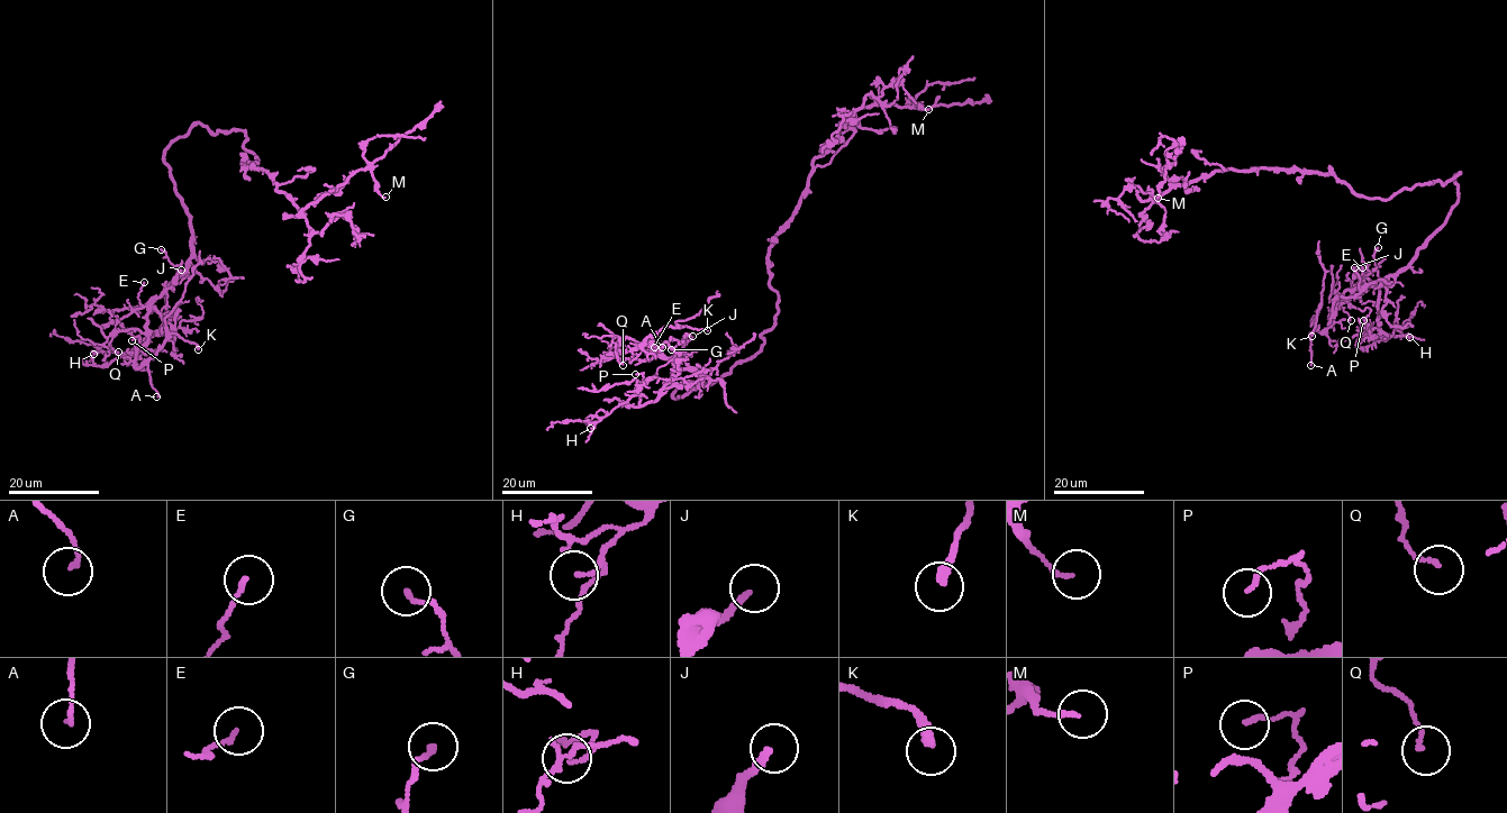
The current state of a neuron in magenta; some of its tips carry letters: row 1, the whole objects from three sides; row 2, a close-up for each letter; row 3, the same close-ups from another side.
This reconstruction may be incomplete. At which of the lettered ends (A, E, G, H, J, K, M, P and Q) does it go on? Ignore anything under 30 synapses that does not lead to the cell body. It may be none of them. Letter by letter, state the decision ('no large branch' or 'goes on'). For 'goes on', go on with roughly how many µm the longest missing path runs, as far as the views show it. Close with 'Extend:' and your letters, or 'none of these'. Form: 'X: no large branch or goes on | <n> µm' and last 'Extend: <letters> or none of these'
A: no large branch
E: no large branch
G: no large branch
H: no large branch
J: goes on | 30 µm
K: no large branch
M: no large branch
P: no large branch
Q: no large branch
Extend: J

